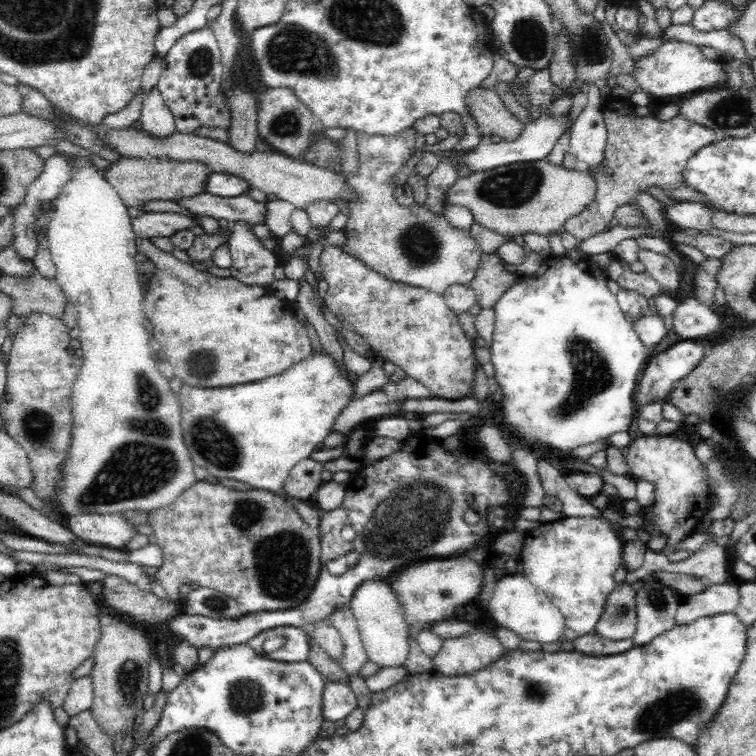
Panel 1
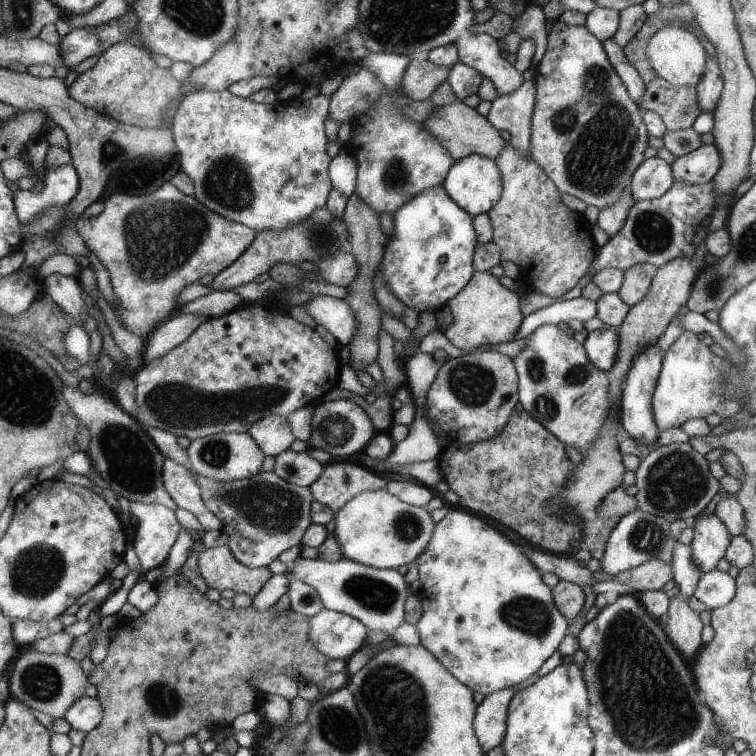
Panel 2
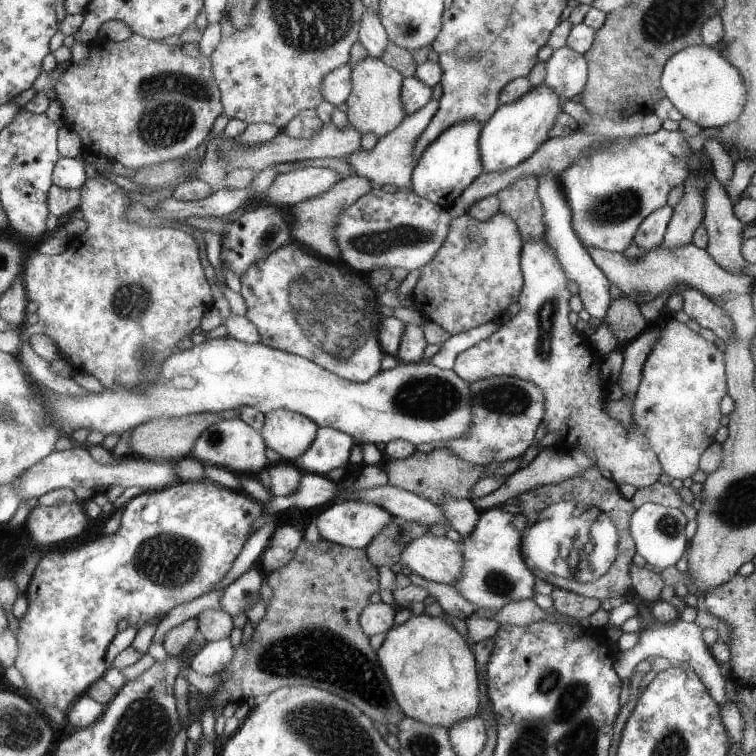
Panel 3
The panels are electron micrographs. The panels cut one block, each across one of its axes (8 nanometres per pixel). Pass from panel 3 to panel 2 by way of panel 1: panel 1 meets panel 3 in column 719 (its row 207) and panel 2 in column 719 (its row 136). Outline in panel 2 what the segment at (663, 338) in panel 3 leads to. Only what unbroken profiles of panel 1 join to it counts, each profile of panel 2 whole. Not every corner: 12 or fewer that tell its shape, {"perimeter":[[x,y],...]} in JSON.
{"perimeter":[[684,331],[662,356],[659,431],[742,408],[724,397],[717,357]]}

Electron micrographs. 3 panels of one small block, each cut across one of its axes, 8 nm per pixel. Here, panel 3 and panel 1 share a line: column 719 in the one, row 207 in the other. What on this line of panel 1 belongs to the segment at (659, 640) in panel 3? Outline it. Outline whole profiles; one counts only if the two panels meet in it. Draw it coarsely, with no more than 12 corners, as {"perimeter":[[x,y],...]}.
{"perimeter":[[678,202],[664,214],[675,228],[715,229],[712,210]]}

